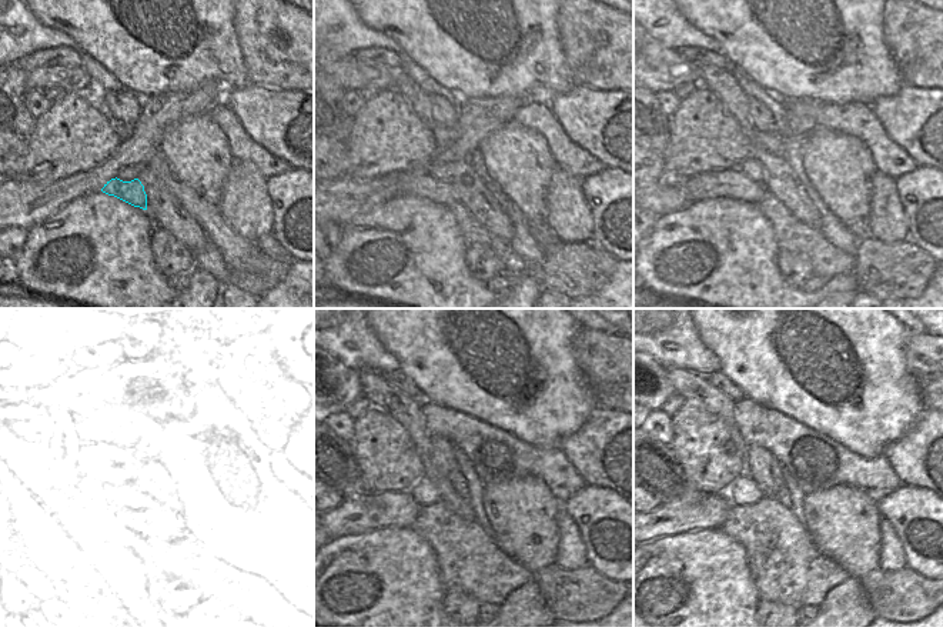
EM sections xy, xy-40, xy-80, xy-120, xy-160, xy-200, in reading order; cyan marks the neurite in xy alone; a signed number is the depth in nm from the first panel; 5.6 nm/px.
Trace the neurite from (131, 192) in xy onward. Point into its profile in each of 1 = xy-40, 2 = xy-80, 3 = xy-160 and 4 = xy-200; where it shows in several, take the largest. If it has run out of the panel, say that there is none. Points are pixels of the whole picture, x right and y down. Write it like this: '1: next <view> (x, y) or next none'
1: next xy-40 (418, 183)
2: next xy-80 (719, 183)
3: next xy-160 (360, 514)
4: next xy-200 (711, 510)

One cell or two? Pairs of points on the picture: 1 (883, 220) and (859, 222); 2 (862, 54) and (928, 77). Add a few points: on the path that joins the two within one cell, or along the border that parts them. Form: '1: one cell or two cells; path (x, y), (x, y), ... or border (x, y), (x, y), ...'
1: two cells; border (872, 189), (869, 230), (866, 233)
2: two cells; border (883, 36), (883, 42), (903, 83)

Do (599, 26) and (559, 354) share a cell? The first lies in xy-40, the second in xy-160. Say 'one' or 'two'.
two

